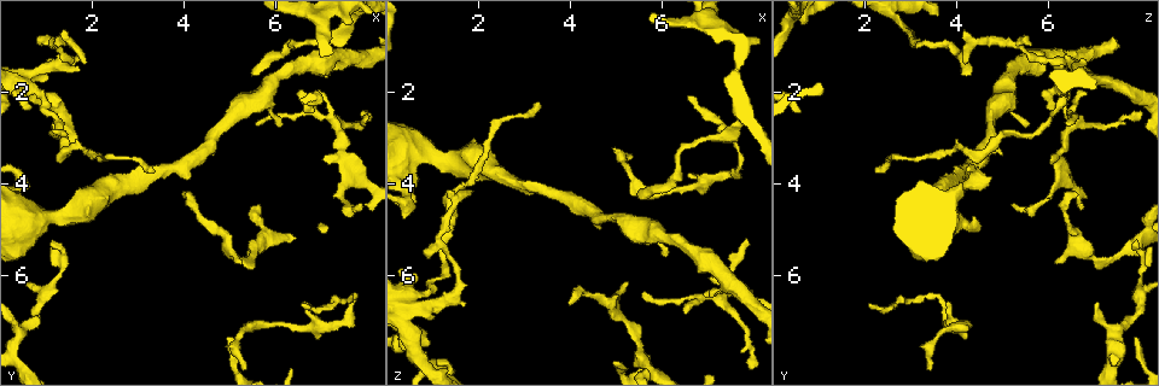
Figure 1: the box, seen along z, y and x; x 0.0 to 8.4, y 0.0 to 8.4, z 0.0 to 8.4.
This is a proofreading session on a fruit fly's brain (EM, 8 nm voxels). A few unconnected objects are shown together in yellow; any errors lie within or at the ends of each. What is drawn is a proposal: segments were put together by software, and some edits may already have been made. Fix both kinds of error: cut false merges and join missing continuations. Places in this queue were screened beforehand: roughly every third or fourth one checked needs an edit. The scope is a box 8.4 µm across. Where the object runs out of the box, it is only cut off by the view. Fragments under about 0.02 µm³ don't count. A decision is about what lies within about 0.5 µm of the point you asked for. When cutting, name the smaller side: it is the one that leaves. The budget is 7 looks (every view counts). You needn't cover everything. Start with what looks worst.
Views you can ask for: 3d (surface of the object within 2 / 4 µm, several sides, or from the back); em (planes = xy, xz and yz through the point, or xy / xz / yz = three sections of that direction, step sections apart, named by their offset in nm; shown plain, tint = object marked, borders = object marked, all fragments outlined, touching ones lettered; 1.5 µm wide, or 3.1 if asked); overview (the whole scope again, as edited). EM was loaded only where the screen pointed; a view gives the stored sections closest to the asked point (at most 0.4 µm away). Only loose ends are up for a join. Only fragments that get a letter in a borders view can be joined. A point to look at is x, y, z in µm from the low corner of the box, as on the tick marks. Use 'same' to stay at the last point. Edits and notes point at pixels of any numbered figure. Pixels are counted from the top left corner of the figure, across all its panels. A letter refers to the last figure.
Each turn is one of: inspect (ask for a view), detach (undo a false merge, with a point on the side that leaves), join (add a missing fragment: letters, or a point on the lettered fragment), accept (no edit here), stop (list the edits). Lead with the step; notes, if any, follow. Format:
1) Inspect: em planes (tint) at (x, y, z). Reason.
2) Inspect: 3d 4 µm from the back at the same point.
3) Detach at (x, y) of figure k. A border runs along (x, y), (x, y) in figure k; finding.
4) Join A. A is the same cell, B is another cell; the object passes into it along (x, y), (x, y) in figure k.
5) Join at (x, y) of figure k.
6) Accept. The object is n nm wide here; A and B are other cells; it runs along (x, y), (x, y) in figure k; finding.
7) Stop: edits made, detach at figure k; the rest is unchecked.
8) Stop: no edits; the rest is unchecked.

Inspect: em planes (borders) at (5.50, 2.70, 6.40). Thin end.

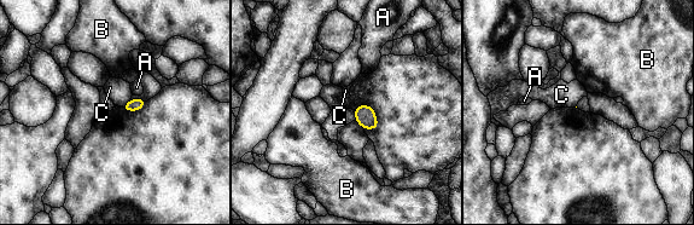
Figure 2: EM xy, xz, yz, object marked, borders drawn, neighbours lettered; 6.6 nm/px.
Accept. A, B and C are other cells; a border runs along (130, 99), (122, 107) in figure 2; none of them fits.

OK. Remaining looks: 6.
Inspect: em planes (borders) at (7.80, 4.40, 5.25). Thin end.

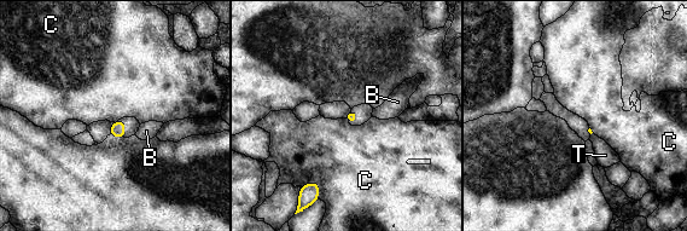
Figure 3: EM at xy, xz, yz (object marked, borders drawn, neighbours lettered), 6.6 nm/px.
Accept. The longest contact is with C, 140 nm; B, C and T are other cells; none of them fits.

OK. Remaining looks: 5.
Inspect: 3d 2 µm at (0.80, 2.00, 6.45). Sudden change in width.

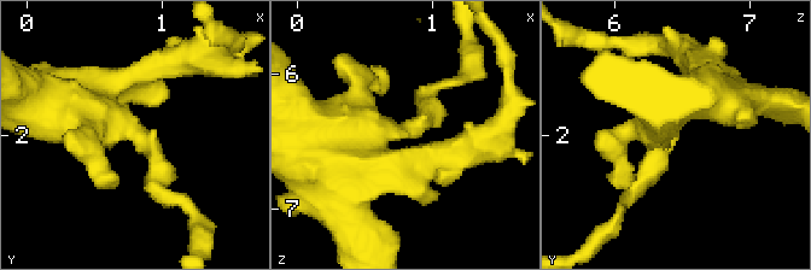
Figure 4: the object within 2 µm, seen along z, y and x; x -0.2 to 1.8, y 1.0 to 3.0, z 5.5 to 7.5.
Inspect: em planes (borders) at (0.82, 2.04, 6.40). Need the tissue.

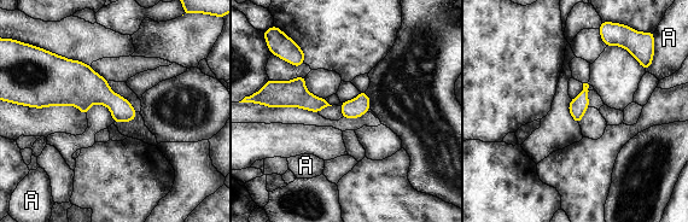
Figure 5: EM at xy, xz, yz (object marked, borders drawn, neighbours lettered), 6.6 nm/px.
Accept. A is another cell; a border runs along (651, 66), (646, 70) in figure 5; continuous, no second neuron.

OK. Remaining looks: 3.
Stop: no edits; the rest is unchecked.

